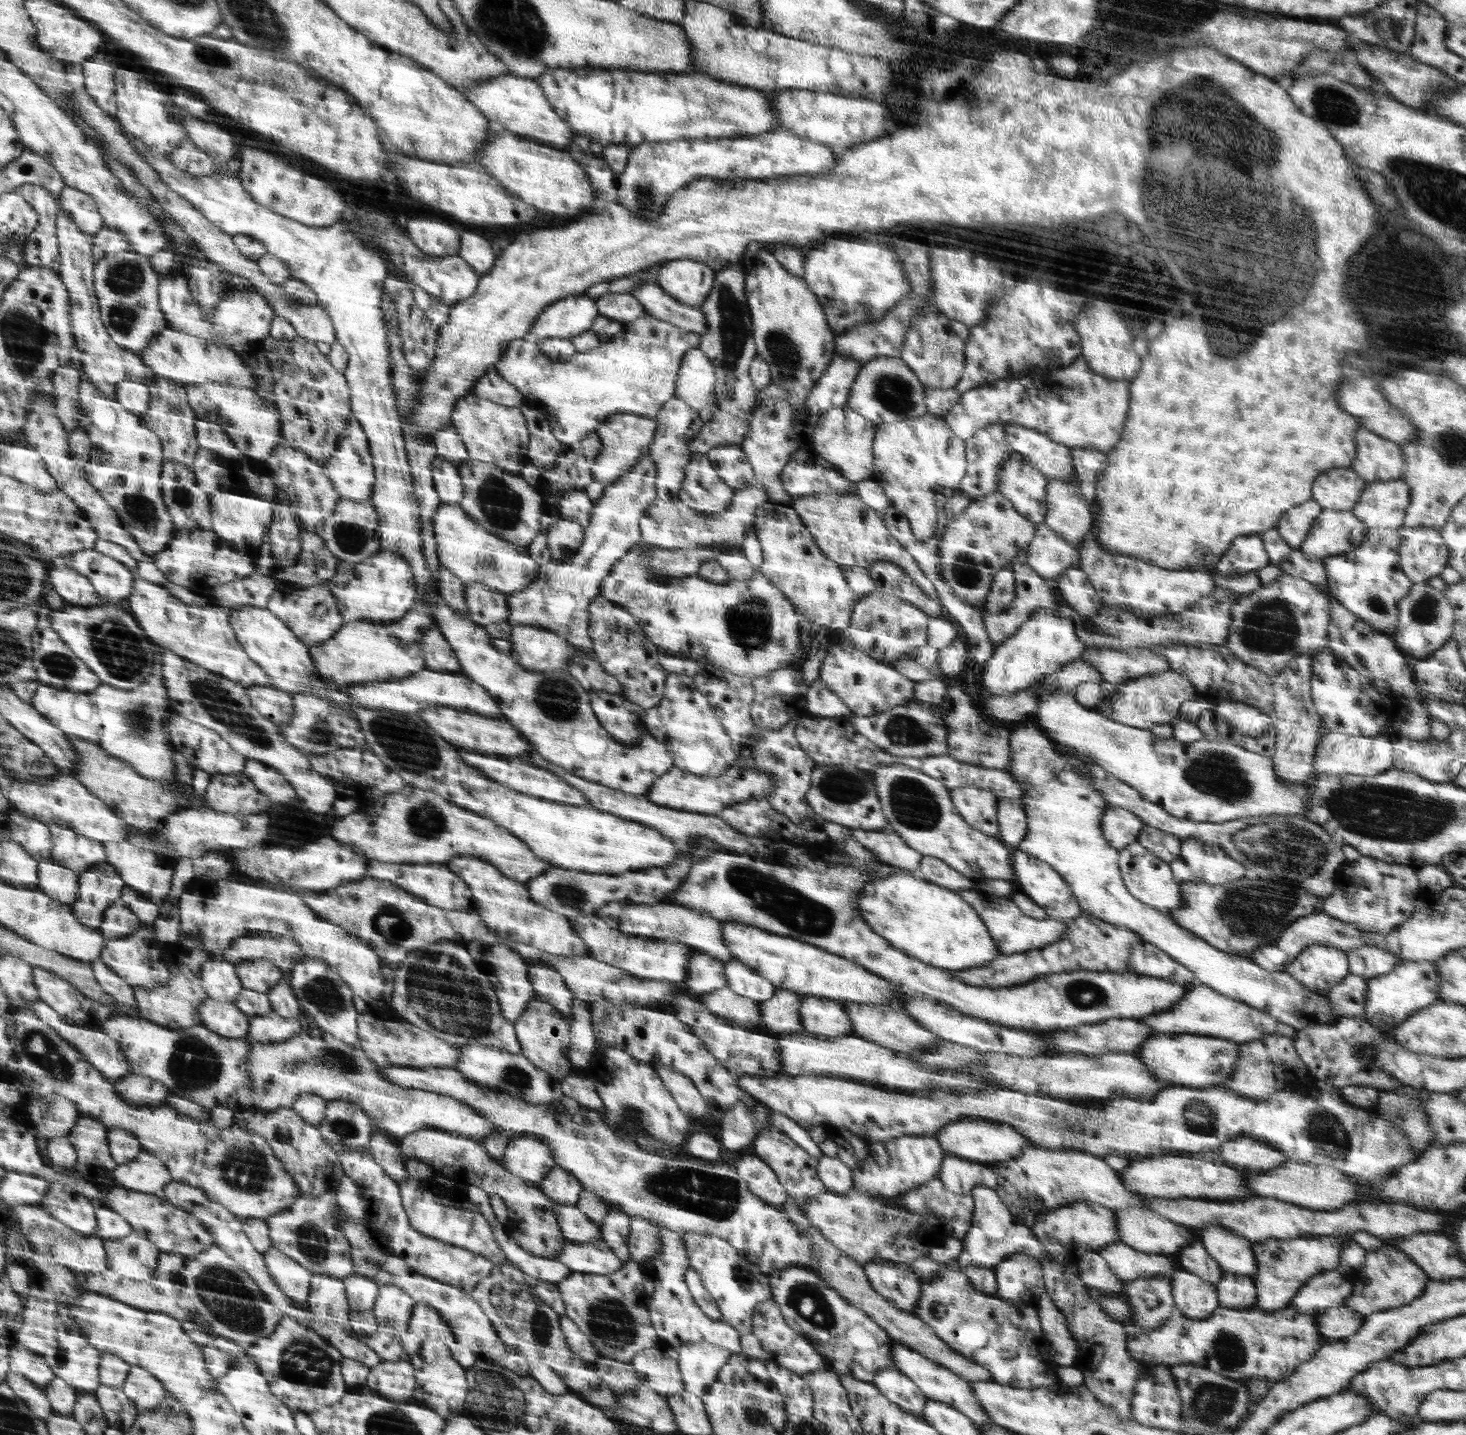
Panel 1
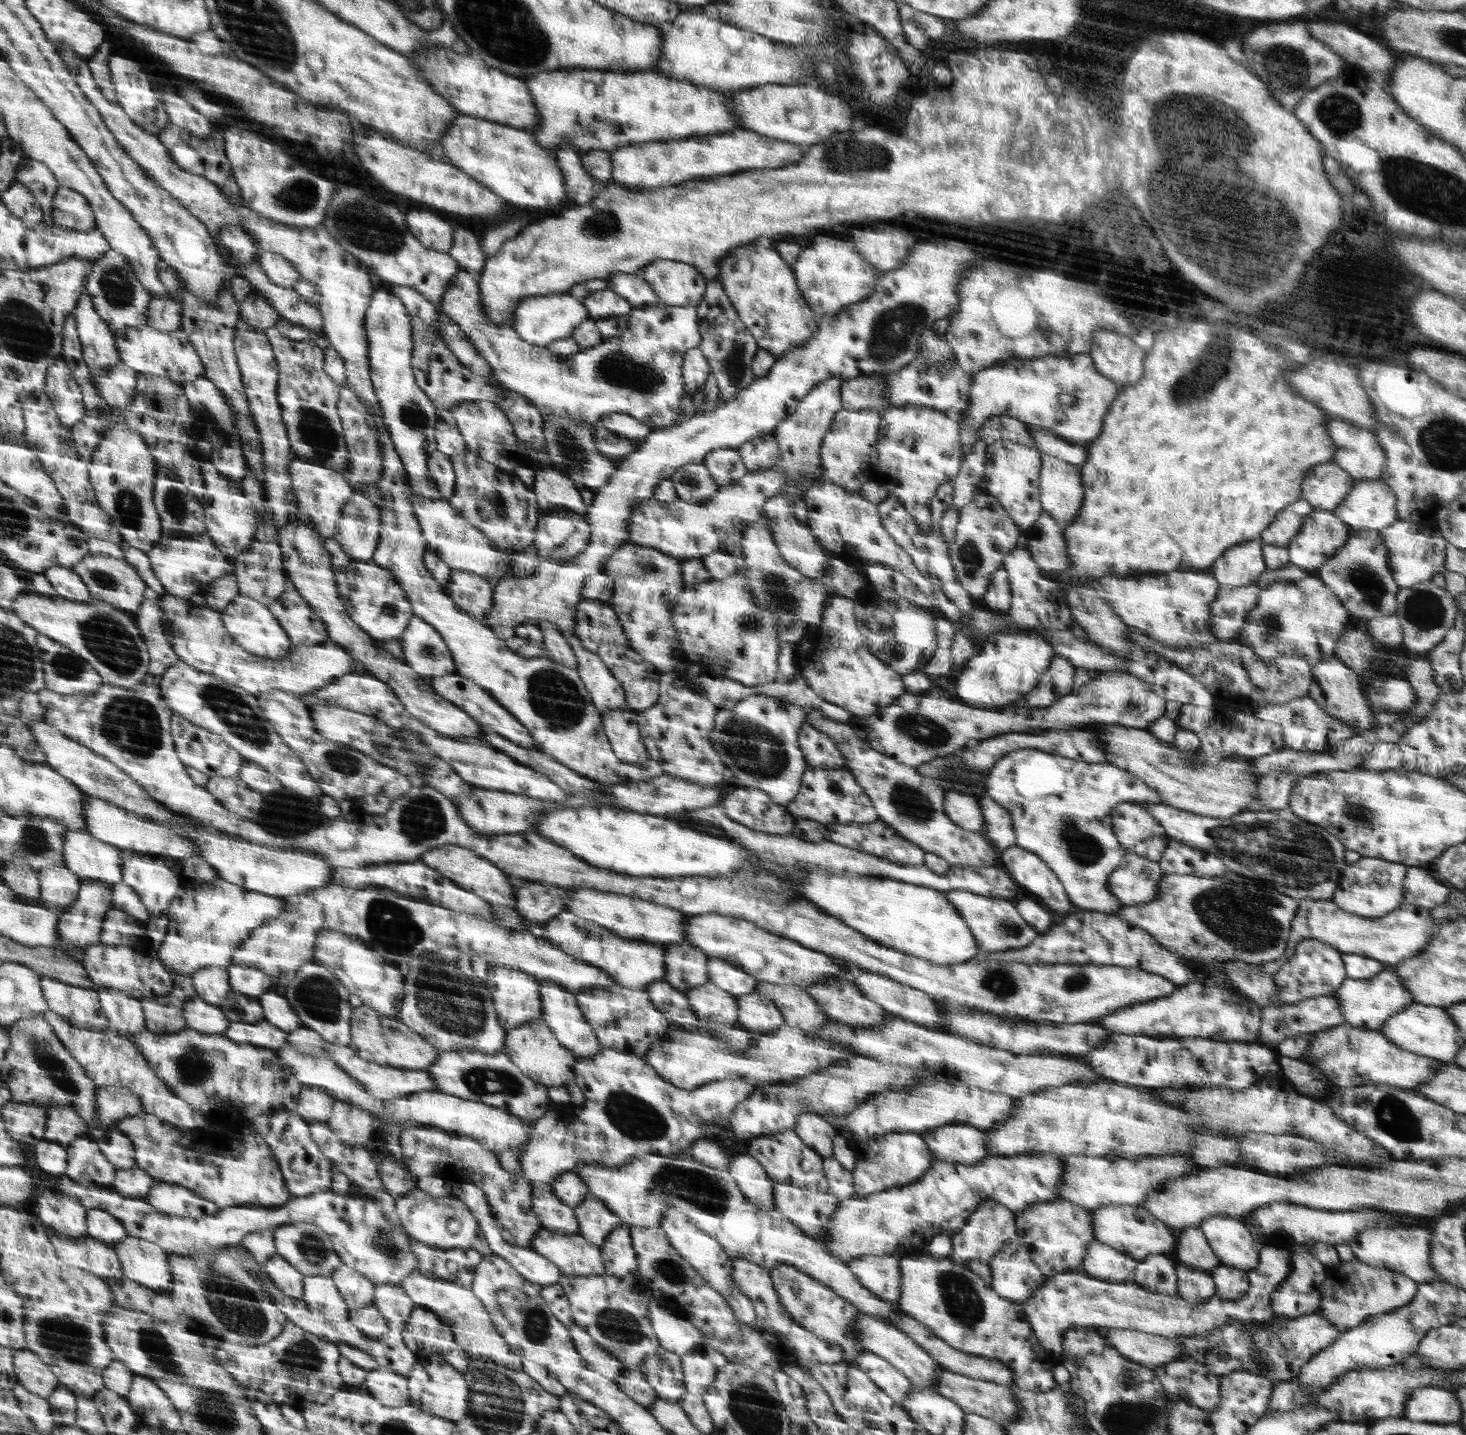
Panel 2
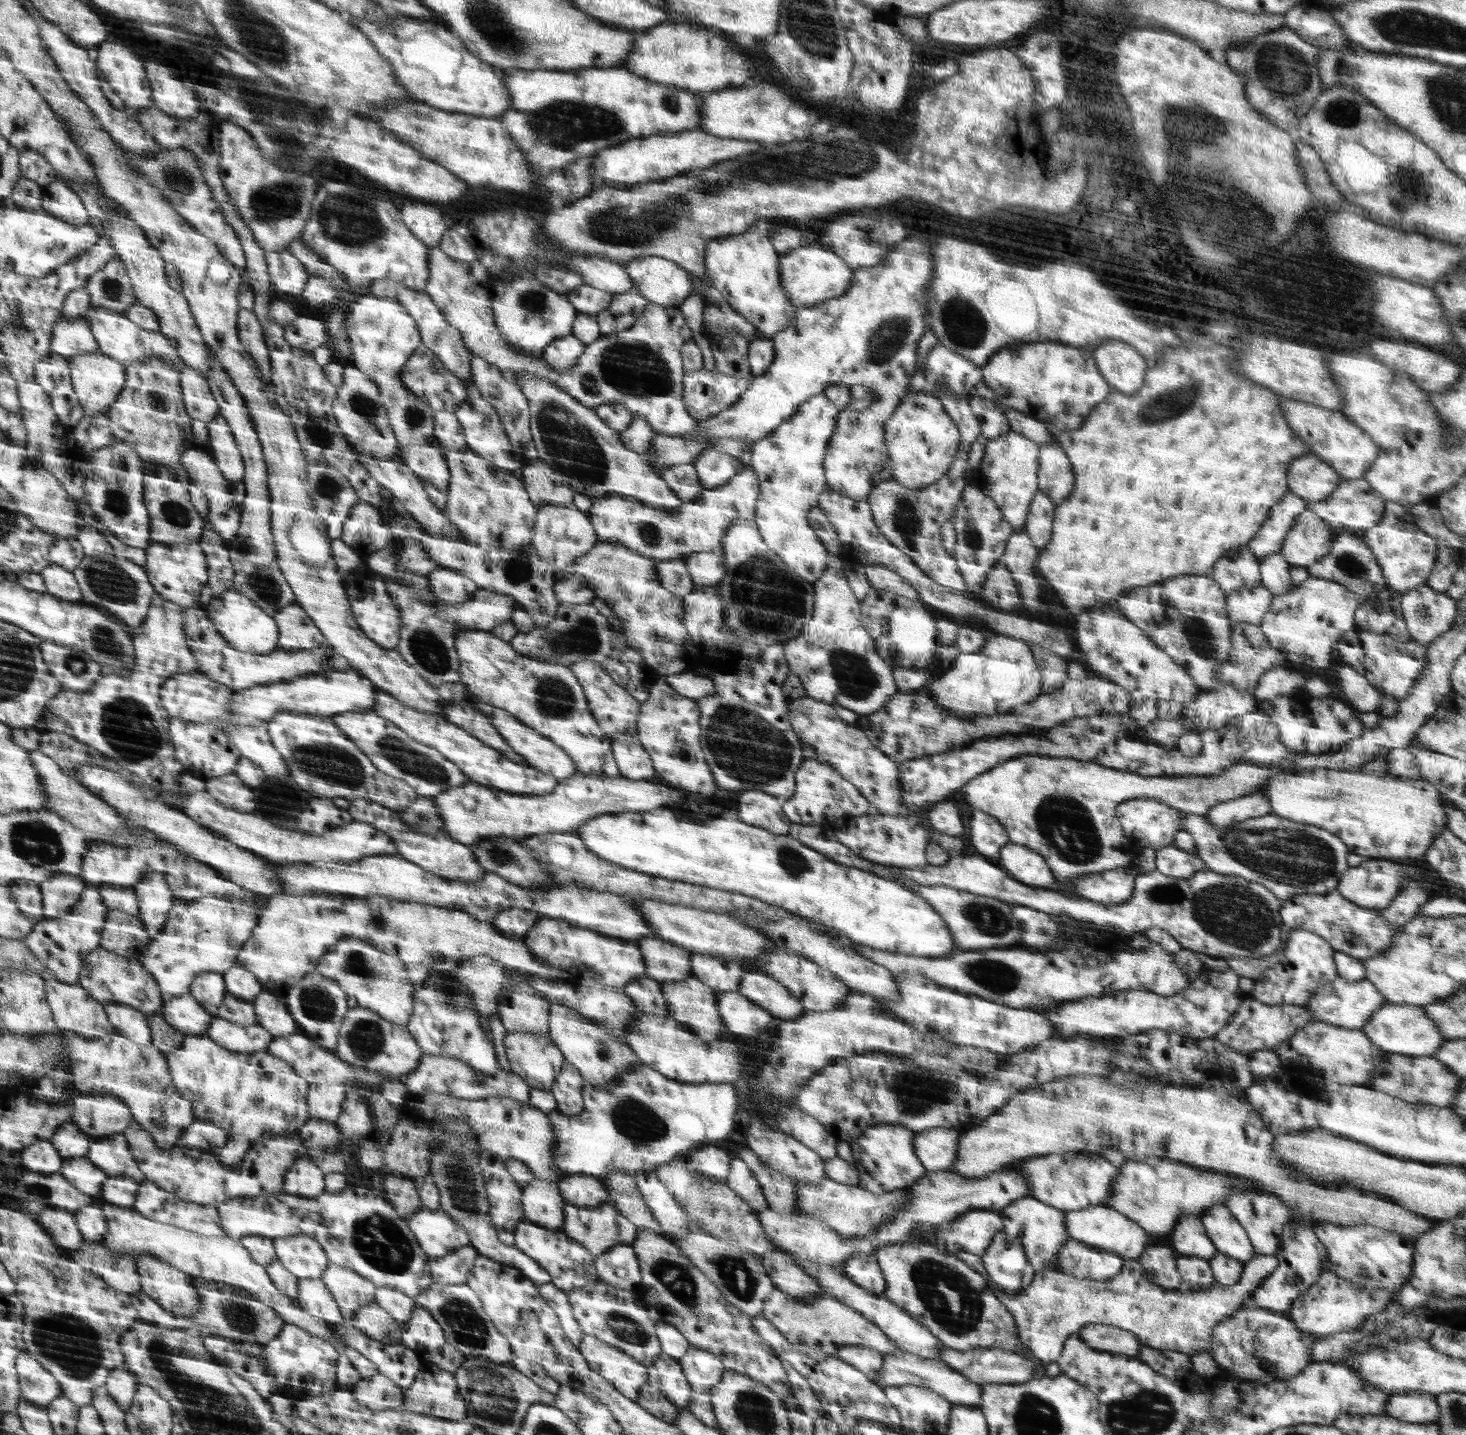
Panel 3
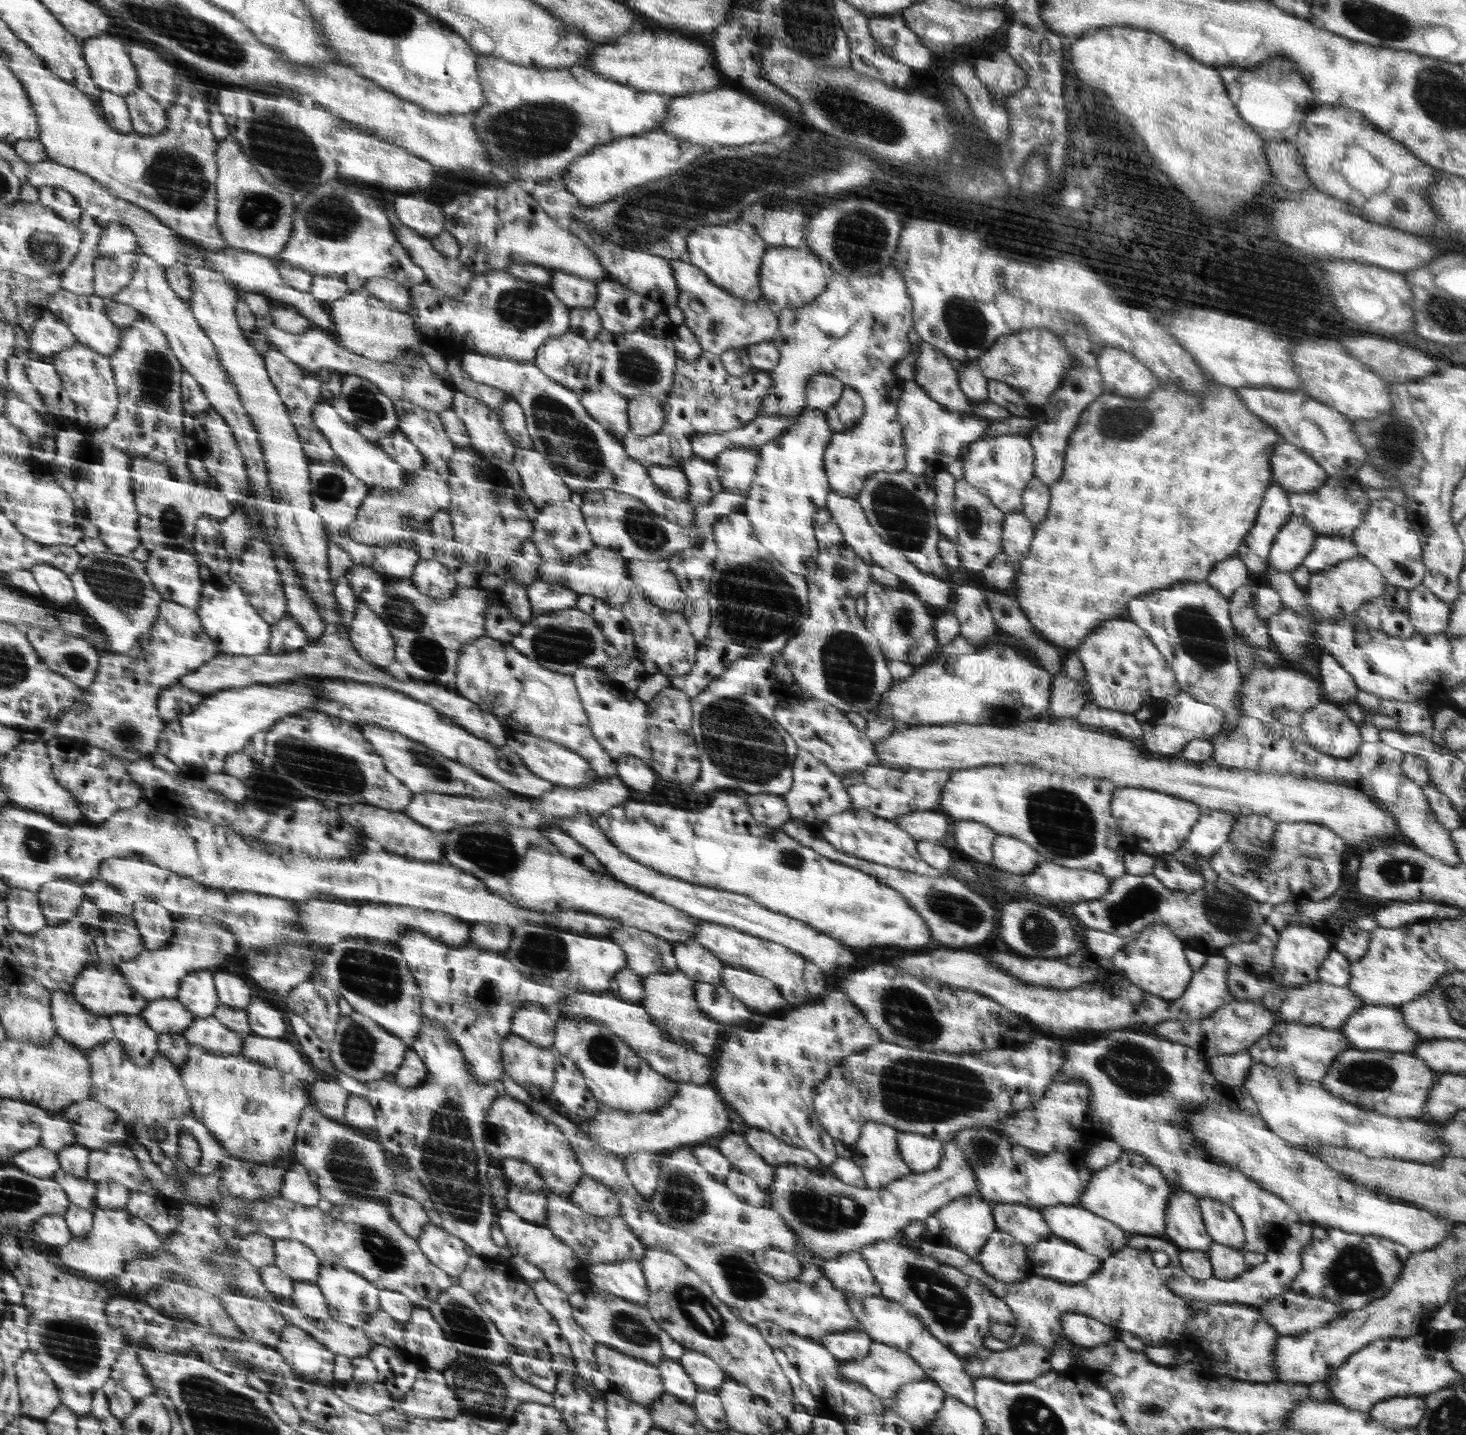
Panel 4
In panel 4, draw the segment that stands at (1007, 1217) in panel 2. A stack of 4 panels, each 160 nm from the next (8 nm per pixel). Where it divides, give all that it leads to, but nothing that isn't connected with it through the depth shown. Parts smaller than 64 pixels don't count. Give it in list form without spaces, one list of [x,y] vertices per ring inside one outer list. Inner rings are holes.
[[[975,1193],[950,1201],[948,1205],[938,1209],[932,1217],[924,1221],[927,1234],[937,1238],[938,1243],[958,1247],[958,1250],[965,1251],[966,1254],[975,1258],[981,1253],[986,1241],[997,1230],[992,1204],[983,1201]]]

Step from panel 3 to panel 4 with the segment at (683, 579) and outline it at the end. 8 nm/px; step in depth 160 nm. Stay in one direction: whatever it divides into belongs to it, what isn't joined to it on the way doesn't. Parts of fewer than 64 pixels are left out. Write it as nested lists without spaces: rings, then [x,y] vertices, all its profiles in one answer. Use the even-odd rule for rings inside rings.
[[[629,560],[632,581],[642,588],[650,602],[672,612],[684,612],[687,597],[682,593],[676,575],[670,571],[668,560]]]

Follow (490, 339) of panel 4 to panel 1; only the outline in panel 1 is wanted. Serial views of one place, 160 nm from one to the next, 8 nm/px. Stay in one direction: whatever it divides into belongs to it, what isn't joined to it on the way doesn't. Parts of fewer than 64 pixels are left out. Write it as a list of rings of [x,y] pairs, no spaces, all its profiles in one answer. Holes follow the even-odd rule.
[[[588,294],[573,295],[562,301],[554,302],[548,306],[536,320],[536,324],[530,328],[530,334],[536,337],[536,341],[540,342],[548,338],[564,338],[572,339],[579,337],[592,329],[593,322],[600,316],[597,309],[597,303],[594,298],[590,298]]]

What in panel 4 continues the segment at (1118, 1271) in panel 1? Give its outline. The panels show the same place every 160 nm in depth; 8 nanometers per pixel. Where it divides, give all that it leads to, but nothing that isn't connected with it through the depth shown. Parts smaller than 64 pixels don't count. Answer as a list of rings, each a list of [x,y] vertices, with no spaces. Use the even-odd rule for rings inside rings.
[[[1046,1237],[1026,1250],[1030,1273],[1069,1285],[1082,1283],[1098,1272],[1102,1258],[1084,1252],[1072,1241]]]

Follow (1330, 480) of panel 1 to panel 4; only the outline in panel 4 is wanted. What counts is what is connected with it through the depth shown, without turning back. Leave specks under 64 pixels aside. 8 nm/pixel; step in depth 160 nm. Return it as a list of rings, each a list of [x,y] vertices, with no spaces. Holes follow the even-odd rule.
[[[1280,441],[1271,449],[1274,484],[1293,493],[1309,493],[1325,484],[1326,471],[1296,445]]]

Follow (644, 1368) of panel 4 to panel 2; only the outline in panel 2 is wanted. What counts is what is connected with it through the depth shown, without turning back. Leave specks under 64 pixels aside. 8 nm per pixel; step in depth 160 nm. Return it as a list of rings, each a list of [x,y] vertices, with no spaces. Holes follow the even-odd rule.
[[[576,1324],[569,1327],[570,1338],[578,1354],[585,1359],[595,1371],[605,1378],[617,1380],[625,1369],[623,1362],[612,1356],[609,1351],[602,1350],[597,1342],[590,1338],[590,1334],[584,1332],[584,1328]]]

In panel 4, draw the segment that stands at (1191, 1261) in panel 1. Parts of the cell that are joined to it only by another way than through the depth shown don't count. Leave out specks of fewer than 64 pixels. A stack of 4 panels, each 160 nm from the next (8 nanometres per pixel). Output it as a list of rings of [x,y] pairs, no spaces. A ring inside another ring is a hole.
[[[1180,1187],[1170,1193],[1165,1210],[1164,1236],[1181,1250],[1208,1251],[1213,1243],[1205,1229],[1198,1199]]]

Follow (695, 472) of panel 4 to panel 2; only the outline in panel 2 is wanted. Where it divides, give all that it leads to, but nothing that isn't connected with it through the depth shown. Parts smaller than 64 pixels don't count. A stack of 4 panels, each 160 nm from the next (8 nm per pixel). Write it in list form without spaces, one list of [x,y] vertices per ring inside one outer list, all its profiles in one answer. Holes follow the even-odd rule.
[[[722,448],[713,450],[702,461],[708,467],[712,477],[720,487],[737,483],[750,470],[745,466],[744,459],[737,449]]]

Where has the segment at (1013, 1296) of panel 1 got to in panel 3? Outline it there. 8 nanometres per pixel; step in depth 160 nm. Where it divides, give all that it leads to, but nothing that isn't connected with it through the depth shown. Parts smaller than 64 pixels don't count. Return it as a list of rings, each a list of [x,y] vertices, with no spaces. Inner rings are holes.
[[[1003,1230],[994,1236],[992,1244],[981,1258],[990,1280],[993,1280],[998,1290],[1008,1294],[1022,1293],[1033,1284],[1036,1271],[1020,1239]]]

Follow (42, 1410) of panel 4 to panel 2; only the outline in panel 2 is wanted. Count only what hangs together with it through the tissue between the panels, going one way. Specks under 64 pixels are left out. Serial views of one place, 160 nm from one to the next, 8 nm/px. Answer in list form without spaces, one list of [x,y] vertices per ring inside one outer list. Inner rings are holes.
[[[28,1348],[17,1352],[16,1368],[18,1368],[19,1382],[24,1386],[30,1386],[36,1394],[42,1394],[42,1398],[49,1399],[58,1386],[62,1386],[61,1379],[53,1371],[53,1367],[40,1358],[33,1350]]]

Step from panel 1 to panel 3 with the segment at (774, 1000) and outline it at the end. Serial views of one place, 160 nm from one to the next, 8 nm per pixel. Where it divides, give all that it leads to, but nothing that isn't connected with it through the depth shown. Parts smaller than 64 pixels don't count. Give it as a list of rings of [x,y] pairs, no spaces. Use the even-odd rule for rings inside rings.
[[[738,991],[718,992],[719,1010],[730,1033],[752,1037],[768,1029],[774,1016]]]

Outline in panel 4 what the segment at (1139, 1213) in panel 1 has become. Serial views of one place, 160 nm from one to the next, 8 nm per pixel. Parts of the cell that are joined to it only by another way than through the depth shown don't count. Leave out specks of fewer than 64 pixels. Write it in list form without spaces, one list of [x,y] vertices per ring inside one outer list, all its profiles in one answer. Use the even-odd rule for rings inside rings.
[[[1054,1205],[1046,1208],[1038,1208],[1040,1214],[1048,1221],[1052,1234],[1061,1239],[1072,1241],[1078,1248],[1098,1258],[1108,1258],[1120,1252],[1128,1241],[1130,1232],[1122,1230],[1113,1222],[1086,1210],[1085,1207],[1076,1205]]]

